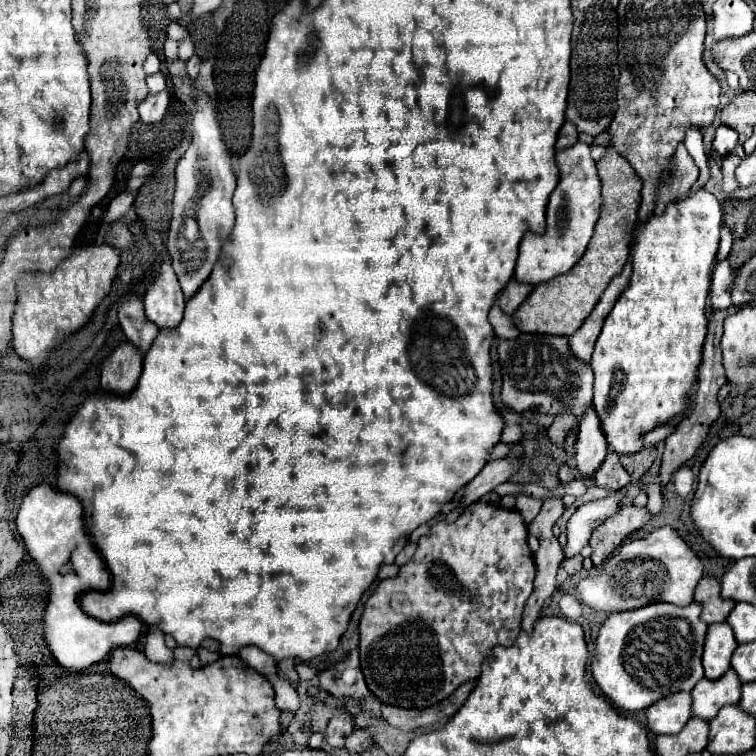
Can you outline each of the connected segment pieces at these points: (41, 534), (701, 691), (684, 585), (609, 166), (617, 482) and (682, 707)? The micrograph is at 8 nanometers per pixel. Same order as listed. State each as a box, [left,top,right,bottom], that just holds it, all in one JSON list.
[[16,484,142,670],[692,670,742,722],[574,526,702,612],[512,146,642,336],[594,452,630,490],[644,694,690,736]]

